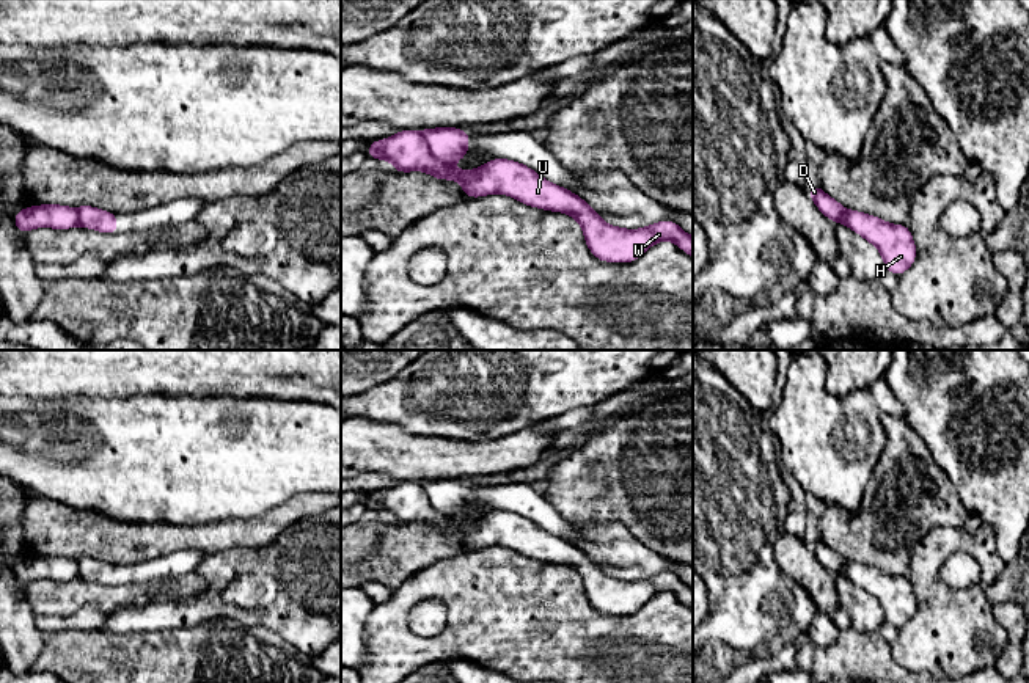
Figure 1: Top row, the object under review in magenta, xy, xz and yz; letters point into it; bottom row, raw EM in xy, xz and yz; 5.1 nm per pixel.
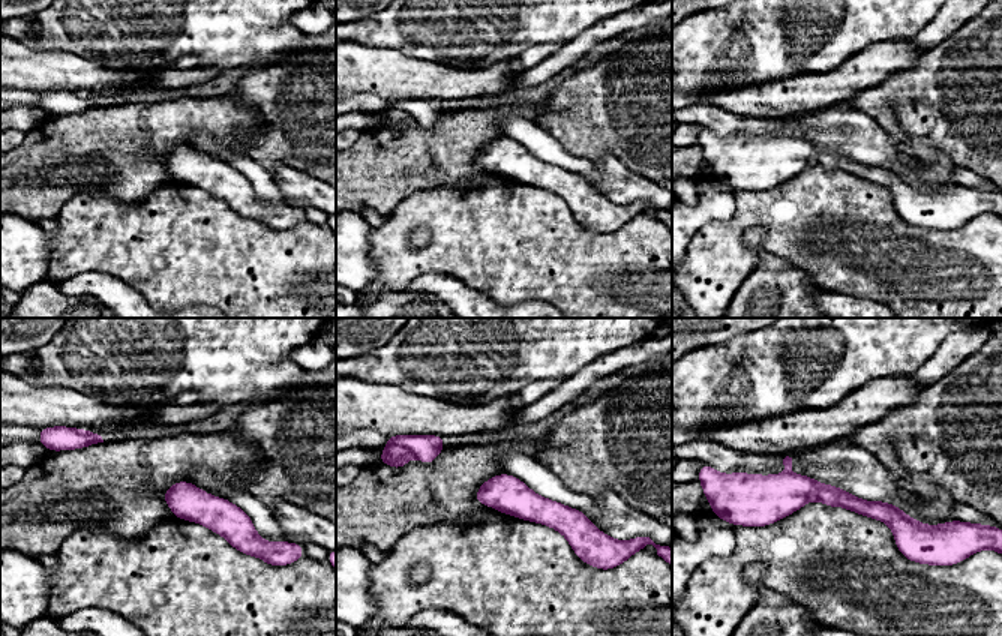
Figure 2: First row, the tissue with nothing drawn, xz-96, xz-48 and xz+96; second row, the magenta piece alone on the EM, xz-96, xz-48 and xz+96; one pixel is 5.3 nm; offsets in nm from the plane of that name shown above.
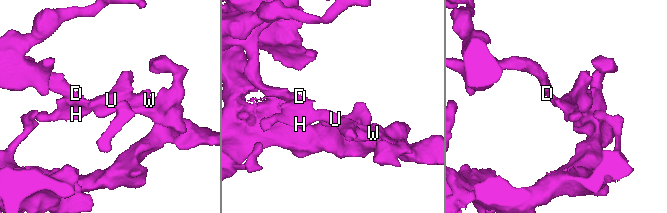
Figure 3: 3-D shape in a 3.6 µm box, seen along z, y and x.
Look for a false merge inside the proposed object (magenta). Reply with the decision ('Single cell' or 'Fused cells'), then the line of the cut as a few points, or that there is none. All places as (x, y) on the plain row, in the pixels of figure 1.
Fused cells. Split along xz (418, 484), (429, 503), (445, 517)

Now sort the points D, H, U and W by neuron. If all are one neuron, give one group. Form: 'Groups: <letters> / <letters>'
Groups: D / H U W

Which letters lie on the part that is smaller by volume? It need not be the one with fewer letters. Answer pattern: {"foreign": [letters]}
{"foreign": ["H", "U", "W"]}

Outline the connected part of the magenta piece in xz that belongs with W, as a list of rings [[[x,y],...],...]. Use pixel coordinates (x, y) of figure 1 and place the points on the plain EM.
[[[396,482],[391,490],[371,493],[366,509],[391,512],[397,524],[426,523],[435,531],[459,532],[470,551],[495,545],[509,546],[525,557],[567,565],[580,575],[591,606],[603,614],[635,614],[661,592],[674,594],[693,609],[693,589],[674,572],[657,573],[639,581],[608,576],[578,546],[551,535],[520,513],[490,510],[471,523],[449,521],[432,507],[418,482]]]

